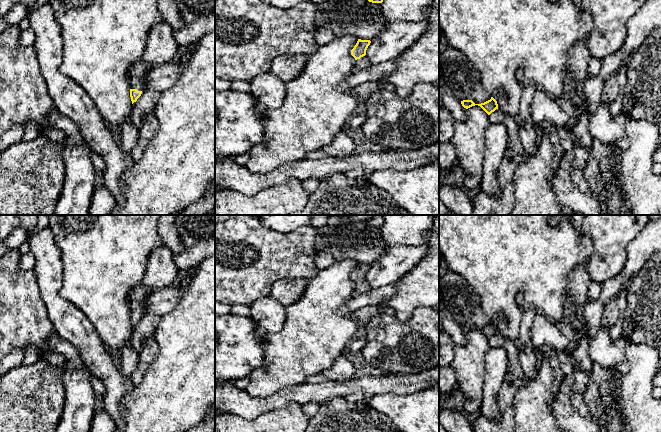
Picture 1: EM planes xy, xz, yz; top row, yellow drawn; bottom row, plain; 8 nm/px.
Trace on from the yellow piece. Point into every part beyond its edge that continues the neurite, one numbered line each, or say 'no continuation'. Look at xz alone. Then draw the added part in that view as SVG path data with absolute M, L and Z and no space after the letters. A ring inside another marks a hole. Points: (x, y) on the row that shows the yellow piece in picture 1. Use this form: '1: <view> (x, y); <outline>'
1: xz (362, 63); M365 56L361 57L360 59L355 60L354 69L355 70L363 70L371 65L368 58Z

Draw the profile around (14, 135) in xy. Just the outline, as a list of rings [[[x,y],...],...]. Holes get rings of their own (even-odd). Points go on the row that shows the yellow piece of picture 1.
[[[13,125],[9,130],[0,134],[0,154],[8,147],[18,144],[23,140],[25,125]]]

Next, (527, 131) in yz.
[[[530,81],[524,86],[519,107],[521,118],[521,124],[518,130],[519,139],[529,156],[533,156],[538,150],[538,145],[536,144],[538,126],[532,121],[531,117],[531,103],[536,88],[537,85],[533,81]]]

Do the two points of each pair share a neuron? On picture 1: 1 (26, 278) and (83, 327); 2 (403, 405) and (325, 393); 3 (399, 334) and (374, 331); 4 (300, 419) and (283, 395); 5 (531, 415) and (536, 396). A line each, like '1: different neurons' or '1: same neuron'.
1: different neurons
2: different neurons
3: same neuron
4: different neurons
5: same neuron

